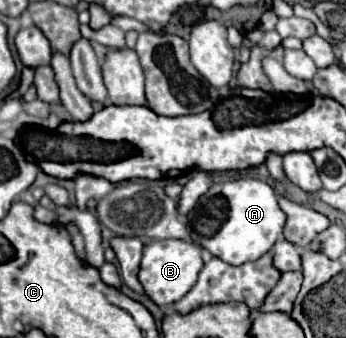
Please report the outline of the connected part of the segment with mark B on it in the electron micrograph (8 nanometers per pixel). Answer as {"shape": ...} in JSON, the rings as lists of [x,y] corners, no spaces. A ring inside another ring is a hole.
{"shape":[[[153,240],[143,250],[143,260],[139,266],[139,282],[143,286],[145,296],[149,296],[159,308],[175,304],[181,300],[191,286],[197,282],[197,274],[203,268],[201,248],[183,240]]]}

